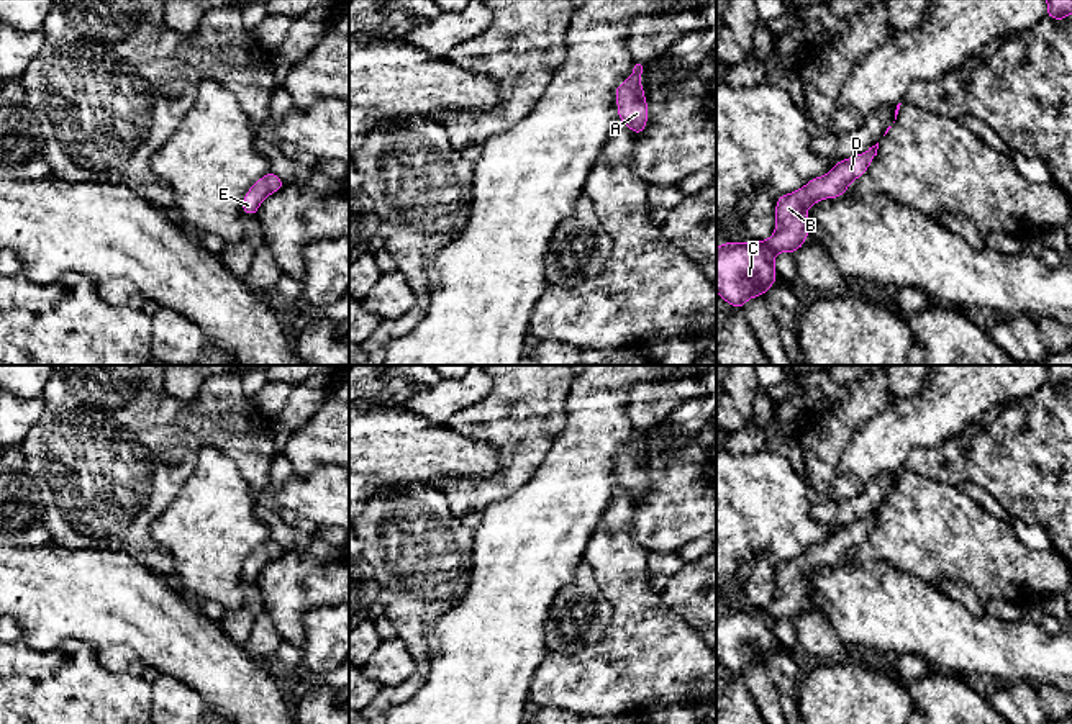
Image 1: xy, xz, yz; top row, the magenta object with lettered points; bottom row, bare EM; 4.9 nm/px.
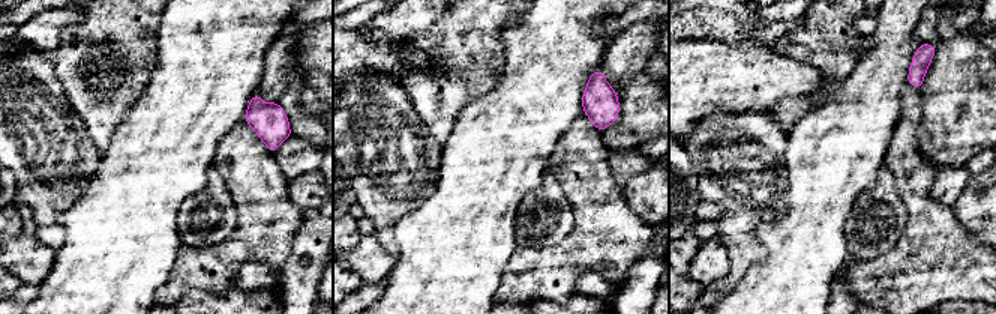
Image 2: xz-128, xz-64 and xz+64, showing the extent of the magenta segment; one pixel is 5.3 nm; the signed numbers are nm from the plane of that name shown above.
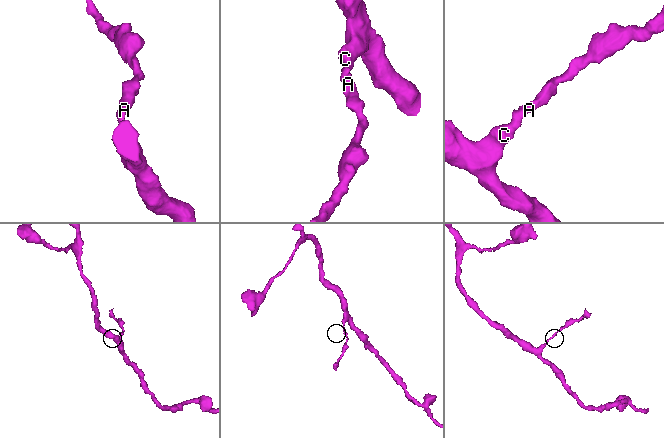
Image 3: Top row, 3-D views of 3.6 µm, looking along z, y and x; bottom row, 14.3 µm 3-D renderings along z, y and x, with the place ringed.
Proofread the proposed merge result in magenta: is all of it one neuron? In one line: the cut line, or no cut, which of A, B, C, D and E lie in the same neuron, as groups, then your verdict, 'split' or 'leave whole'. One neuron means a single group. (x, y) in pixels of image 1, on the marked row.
no cut; A B C D E; leave whole

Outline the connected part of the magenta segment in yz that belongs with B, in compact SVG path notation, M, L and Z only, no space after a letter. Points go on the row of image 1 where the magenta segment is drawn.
M879 143L862 154L838 161L831 172L810 179L805 187L779 197L775 201L775 231L769 239L720 244L716 247L716 292L720 296L733 308L744 308L749 298L764 296L764 293L775 285L779 275L774 265L775 256L780 252L795 254L806 241L810 234L808 208L823 198L839 198L854 180L865 174L877 156L877 149Z

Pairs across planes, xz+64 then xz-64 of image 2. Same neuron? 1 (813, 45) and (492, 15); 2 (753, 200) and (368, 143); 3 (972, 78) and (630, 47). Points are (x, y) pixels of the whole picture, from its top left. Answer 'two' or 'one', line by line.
1: one
2: one
3: two

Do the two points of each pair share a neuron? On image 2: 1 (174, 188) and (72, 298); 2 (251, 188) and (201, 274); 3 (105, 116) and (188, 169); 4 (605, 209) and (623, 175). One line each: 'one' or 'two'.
1: one
2: one
3: two
4: two

